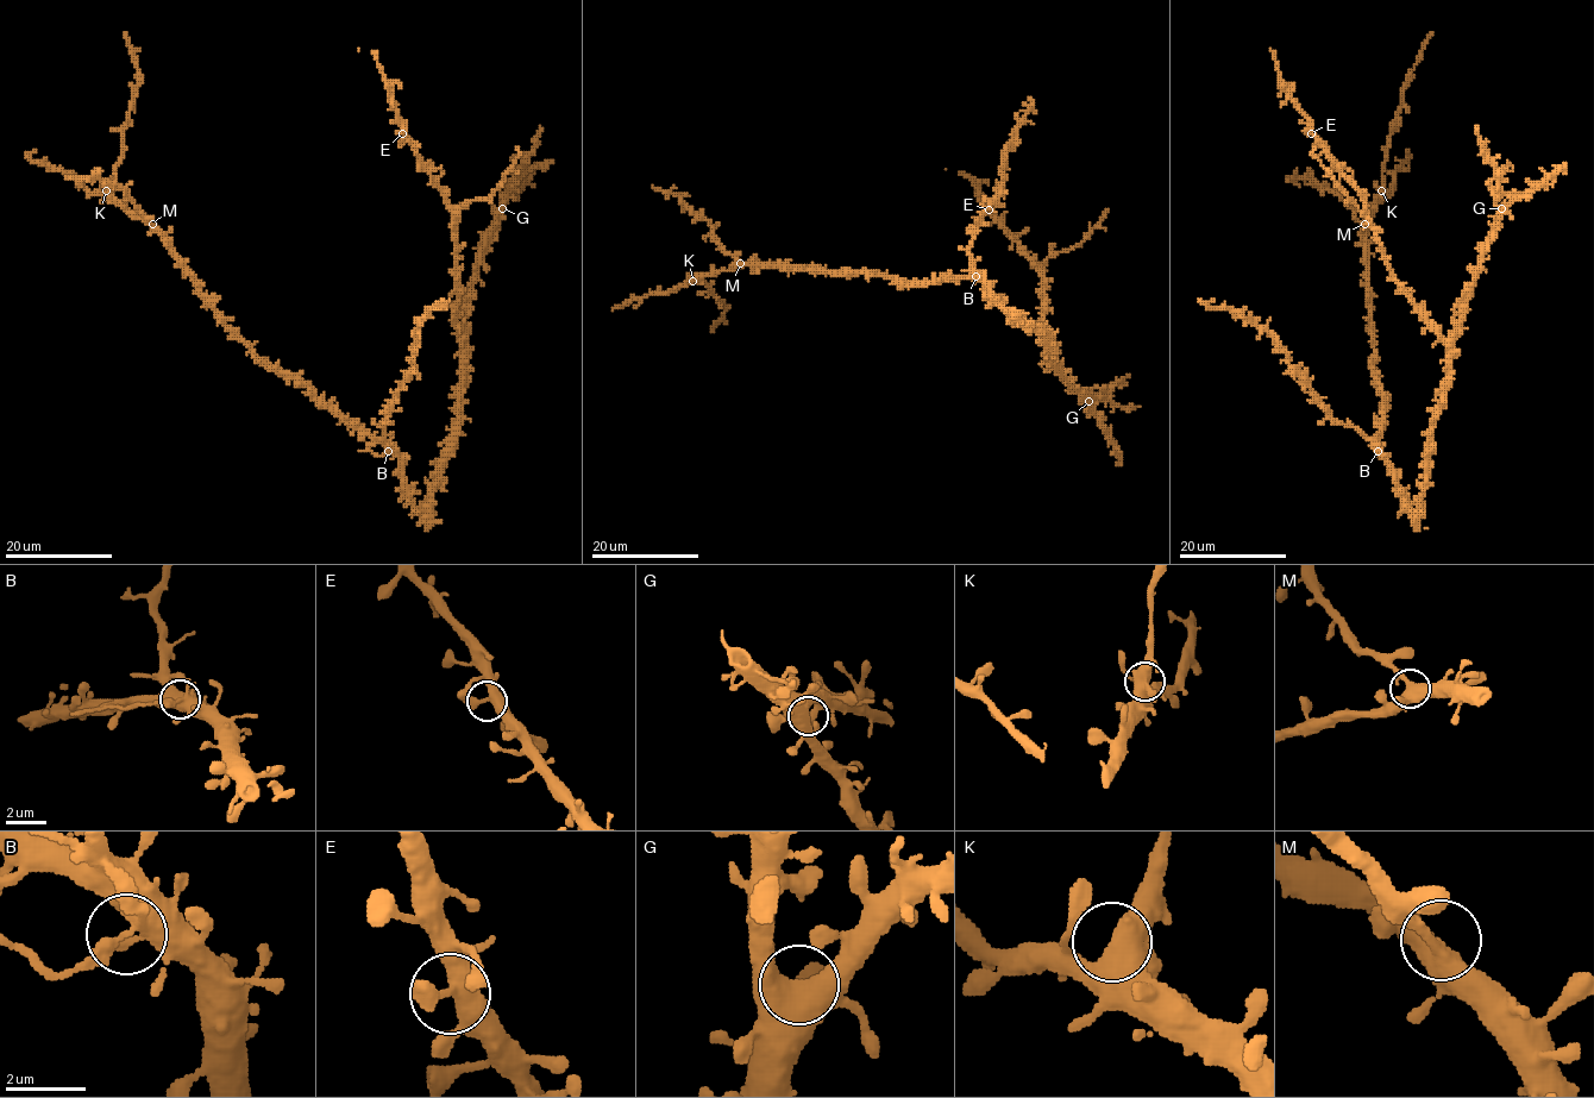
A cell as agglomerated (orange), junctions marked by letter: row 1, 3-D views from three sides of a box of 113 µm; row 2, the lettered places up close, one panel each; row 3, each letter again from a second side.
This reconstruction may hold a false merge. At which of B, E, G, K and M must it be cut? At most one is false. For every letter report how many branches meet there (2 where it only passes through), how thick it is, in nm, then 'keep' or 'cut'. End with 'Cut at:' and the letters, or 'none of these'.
B: 4 | 360 nm | cut
E: 4 | 360 nm | keep
G: 4 | 550 nm | keep
K: 4 | 460 nm | keep
M: 4 | 440 nm | keep
Cut at: B

